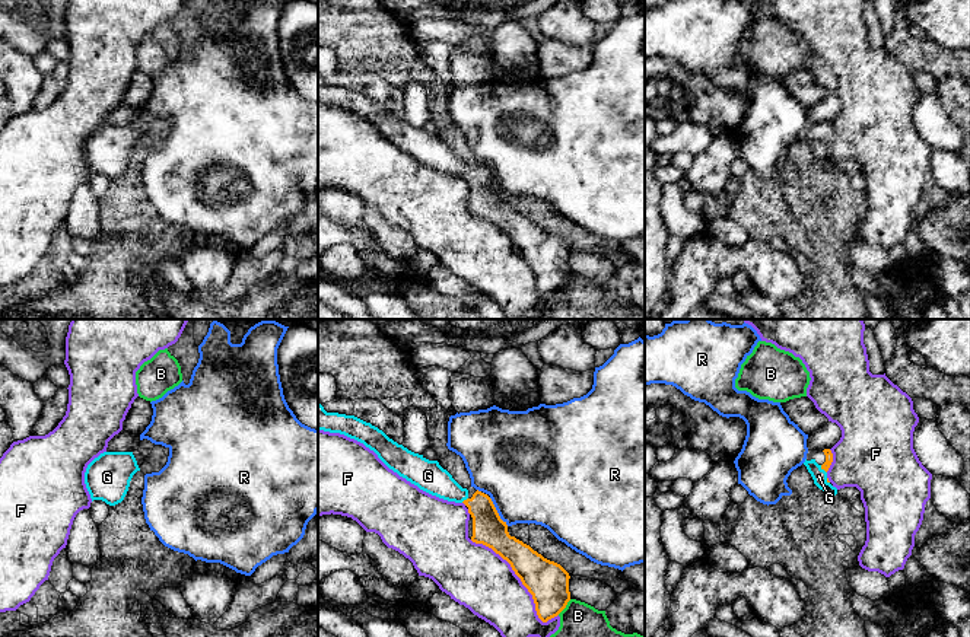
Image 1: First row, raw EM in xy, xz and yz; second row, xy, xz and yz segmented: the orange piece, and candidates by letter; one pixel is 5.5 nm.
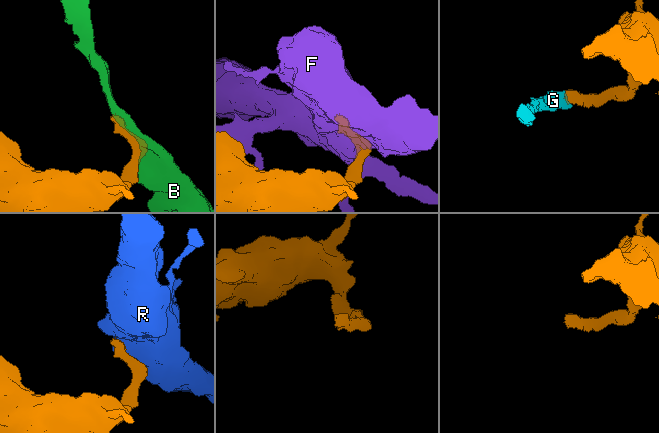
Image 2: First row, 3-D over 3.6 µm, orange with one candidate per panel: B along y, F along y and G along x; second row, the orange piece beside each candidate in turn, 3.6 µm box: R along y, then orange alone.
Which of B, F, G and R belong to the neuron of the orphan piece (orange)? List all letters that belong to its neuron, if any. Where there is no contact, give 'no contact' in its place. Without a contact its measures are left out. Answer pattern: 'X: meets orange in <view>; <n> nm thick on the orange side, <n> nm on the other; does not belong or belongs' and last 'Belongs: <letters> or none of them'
B: meets orange in xz; 220 nm thick on the orange side, 190 nm on the other; does not belong
F: meets orange in xz; 220 nm thick on the orange side, 340 nm on the other; does not belong
G: meets orange in yz; 50 nm thick on the orange side, 80 nm on the other; belongs
R: meets orange in xz; 180 nm thick on the orange side, 460 nm on the other; does not belong
Belongs: G

